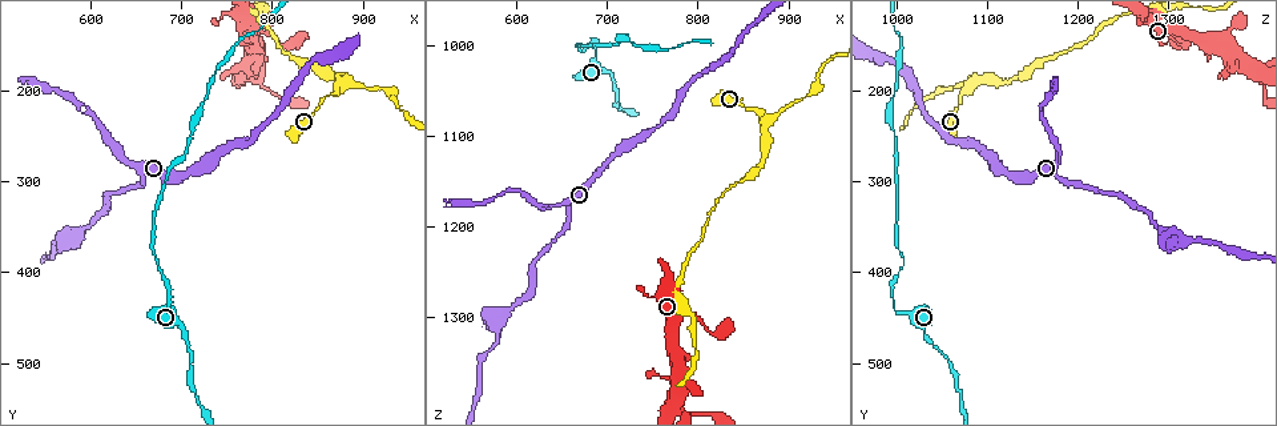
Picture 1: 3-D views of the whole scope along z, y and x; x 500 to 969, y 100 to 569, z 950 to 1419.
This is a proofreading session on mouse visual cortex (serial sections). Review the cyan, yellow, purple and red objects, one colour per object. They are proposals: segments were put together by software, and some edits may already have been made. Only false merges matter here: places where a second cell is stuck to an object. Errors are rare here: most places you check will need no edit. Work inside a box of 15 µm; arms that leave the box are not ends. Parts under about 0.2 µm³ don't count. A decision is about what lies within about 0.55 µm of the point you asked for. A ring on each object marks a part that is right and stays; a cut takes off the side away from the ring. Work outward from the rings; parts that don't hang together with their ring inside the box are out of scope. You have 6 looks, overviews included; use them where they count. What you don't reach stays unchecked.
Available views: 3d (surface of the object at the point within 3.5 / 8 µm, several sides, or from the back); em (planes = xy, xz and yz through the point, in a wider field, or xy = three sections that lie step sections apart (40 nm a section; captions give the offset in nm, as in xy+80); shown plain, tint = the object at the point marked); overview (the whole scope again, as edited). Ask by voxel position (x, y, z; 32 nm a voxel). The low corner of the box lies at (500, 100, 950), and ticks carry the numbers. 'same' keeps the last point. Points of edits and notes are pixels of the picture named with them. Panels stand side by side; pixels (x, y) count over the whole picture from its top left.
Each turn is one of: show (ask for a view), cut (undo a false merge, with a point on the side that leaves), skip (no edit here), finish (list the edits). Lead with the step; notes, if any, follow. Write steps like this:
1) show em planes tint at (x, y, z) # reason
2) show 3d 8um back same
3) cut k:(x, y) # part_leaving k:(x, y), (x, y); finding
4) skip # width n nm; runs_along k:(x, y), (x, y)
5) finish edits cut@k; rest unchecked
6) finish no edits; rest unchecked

show 3d 3.5um at (685, 435, 995) # sudden change in width

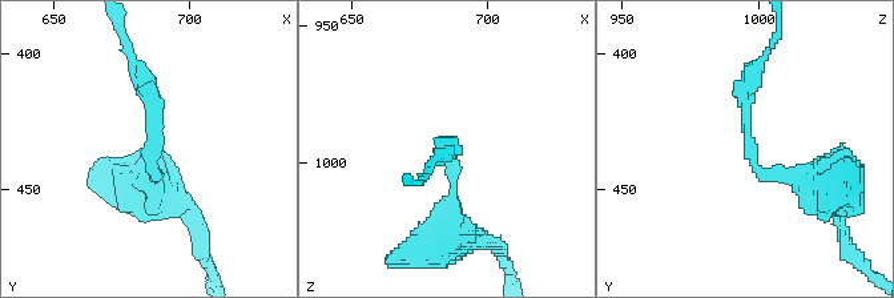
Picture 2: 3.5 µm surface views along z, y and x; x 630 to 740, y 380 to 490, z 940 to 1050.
show em xy step 1 tint at (687, 438, 998) # arm_widths 200, 350 nm; now the EM

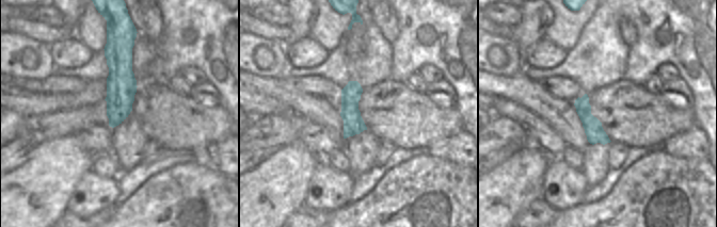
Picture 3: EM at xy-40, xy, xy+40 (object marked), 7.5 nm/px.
skip # all the same cell

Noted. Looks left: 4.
show 3d 3.5um at (575, 365, 1310) # thick turns thin

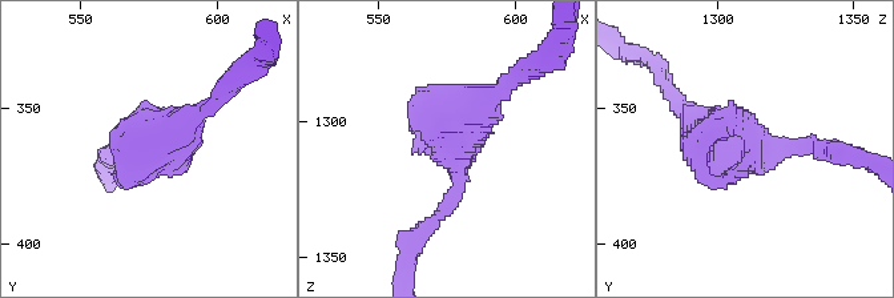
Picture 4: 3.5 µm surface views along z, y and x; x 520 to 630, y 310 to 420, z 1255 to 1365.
show em planes tint at (578, 363, 1311)

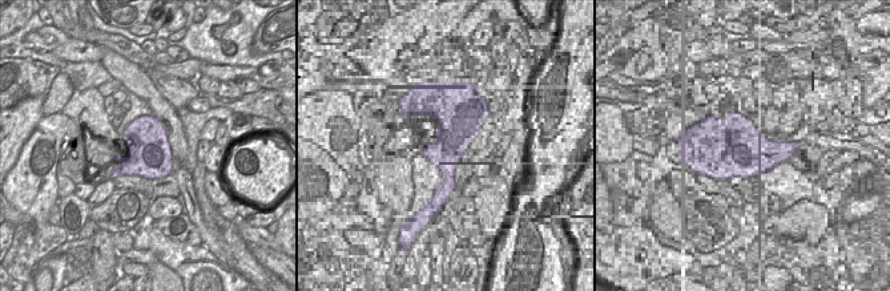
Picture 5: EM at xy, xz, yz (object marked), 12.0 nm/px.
skip # runs_along 4:(502, 89), (425, 229); one cell here

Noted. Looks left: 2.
finish no edits; rest unchecked

